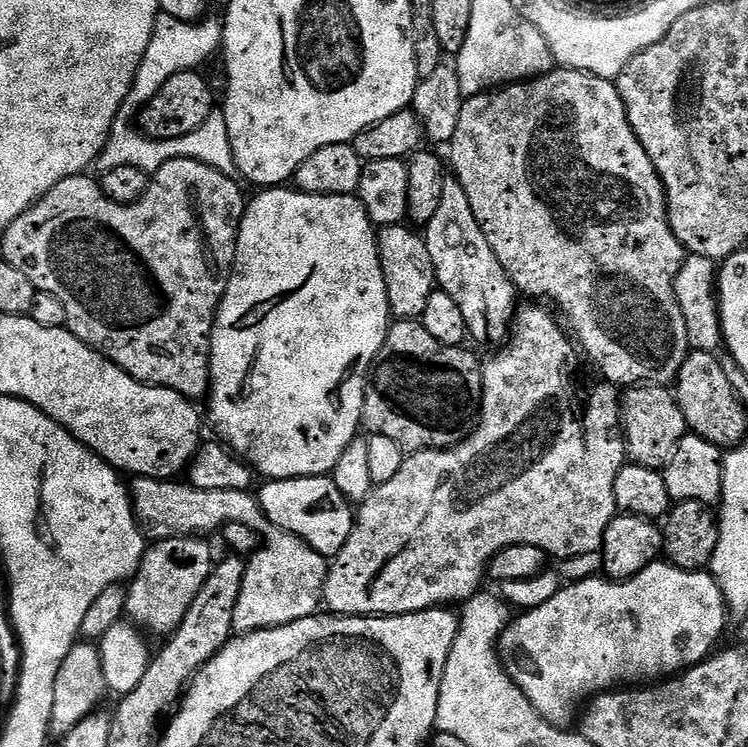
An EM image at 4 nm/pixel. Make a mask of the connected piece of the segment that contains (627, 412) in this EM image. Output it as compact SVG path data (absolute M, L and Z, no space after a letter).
M658 384L629 387L620 402L620 422L624 429L627 459L647 468L664 469L670 458L674 458L678 442L689 435L688 423L678 406L673 389Z

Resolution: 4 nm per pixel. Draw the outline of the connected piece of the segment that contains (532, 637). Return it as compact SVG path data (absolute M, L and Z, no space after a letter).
M667 562L646 566L629 580L617 582L611 578L593 578L568 582L563 587L561 592L554 593L537 608L522 613L517 620L515 617L500 635L498 645L504 671L520 687L522 694L526 694L534 710L546 722L560 729L571 729L586 702L601 692L643 681L640 680L643 676L648 682L671 678L685 665L707 660L717 647L715 644L724 632L724 623L730 617L722 590L711 571L678 568Z

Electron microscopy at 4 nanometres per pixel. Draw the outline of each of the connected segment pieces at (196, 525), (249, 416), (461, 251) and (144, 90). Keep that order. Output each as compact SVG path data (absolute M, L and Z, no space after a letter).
M137 476L131 481L132 509L136 511L137 520L153 537L204 538L209 535L207 532L219 533L226 523L238 522L254 529L262 541L259 548L247 557L244 566L242 590L238 594L238 606L234 606L233 633L277 628L307 616L315 616L321 611L329 565L325 556L316 552L302 538L275 528L251 491L198 490L187 482L176 483L180 482L149 476Z
M272 186L267 190L260 190L256 197L247 201L244 209L244 217L240 223L240 233L236 239L236 263L232 265L232 277L228 279L226 294L222 298L220 308L216 312L216 325L212 328L212 353L210 354L210 391L206 397L208 412L212 415L212 424L221 441L231 448L237 456L243 458L257 473L260 472L268 480L285 480L286 478L298 478L299 476L326 476L338 466L338 458L342 458L342 450L350 446L350 442L361 431L364 419L364 386L368 382L368 374L378 350L382 350L382 342L386 338L390 327L390 309L386 298L386 278L382 274L380 255L376 245L377 229L374 227L371 218L366 214L364 204L355 195L350 196L319 196L302 192L292 186Z
M455 178L445 179L438 210L422 235L426 250L430 250L430 262L434 262L439 291L450 294L462 310L469 337L480 344L503 345L510 335L518 307L518 293L506 270L502 270L498 254L490 250L486 234L482 234L482 226L478 226L478 218L474 218L474 210L470 210L470 198L466 198L466 190L462 190Z
M159 15L156 18L154 34L150 38L150 46L146 46L146 54L140 63L138 74L134 78L128 97L122 102L120 112L108 136L106 146L100 151L99 167L103 170L114 170L114 166L130 166L137 163L135 127L128 128L128 123L137 119L141 108L148 102L149 95L157 92L174 74L197 69L200 65L219 53L222 48L222 24L219 19L204 18L197 23L179 21L178 18Z

